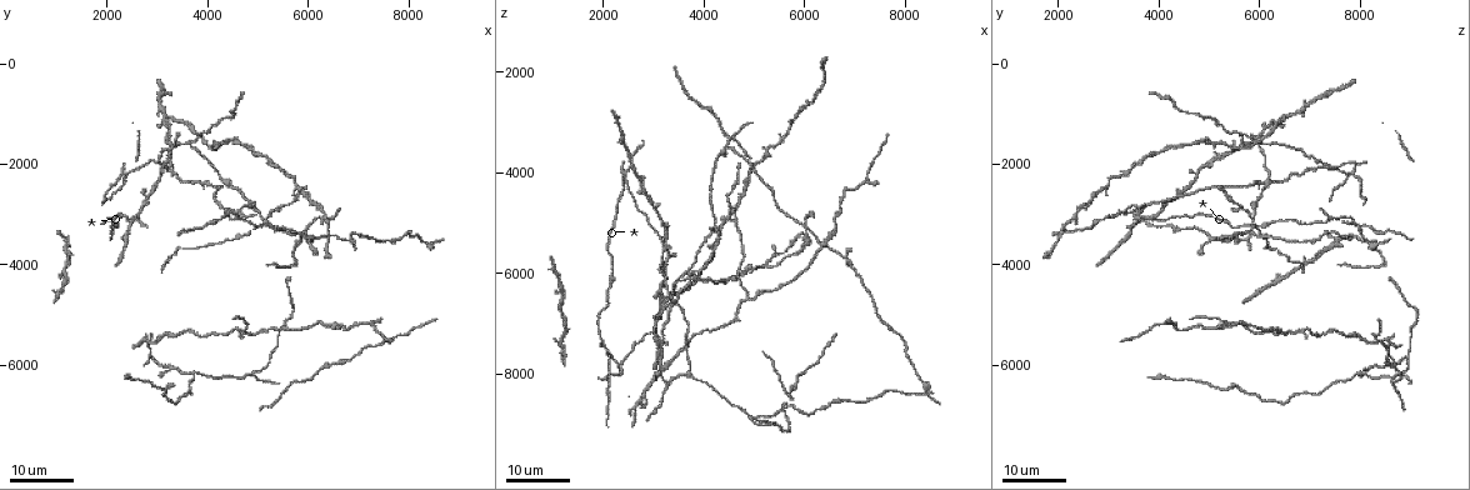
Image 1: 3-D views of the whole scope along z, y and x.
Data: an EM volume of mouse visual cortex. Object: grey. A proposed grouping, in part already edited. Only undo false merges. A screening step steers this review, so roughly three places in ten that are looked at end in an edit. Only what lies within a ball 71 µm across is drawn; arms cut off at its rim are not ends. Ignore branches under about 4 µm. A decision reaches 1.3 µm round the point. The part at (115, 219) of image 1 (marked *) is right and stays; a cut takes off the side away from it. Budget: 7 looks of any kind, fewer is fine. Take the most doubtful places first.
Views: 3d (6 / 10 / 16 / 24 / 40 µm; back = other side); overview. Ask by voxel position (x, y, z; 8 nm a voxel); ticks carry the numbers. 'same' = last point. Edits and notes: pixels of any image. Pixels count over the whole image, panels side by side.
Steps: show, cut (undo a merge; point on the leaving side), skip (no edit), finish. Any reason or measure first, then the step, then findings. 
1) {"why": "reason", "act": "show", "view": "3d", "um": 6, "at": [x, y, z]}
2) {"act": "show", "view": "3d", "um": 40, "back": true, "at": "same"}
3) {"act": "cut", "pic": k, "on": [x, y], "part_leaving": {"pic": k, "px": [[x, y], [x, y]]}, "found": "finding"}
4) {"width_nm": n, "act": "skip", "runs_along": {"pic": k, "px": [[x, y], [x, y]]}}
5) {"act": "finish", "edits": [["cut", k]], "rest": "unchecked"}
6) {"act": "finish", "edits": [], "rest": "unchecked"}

{"why": "four arms meet", "act": "show", "view": "3d", "um": 24, "at": [5150, 3150, 5850]}

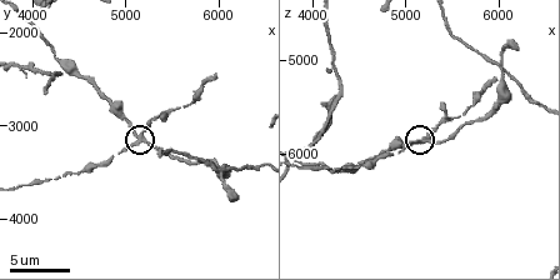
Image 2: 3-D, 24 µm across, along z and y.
{"act": "show", "view": "3d", "um": 6, "at": [5200, 3100, 5850]}

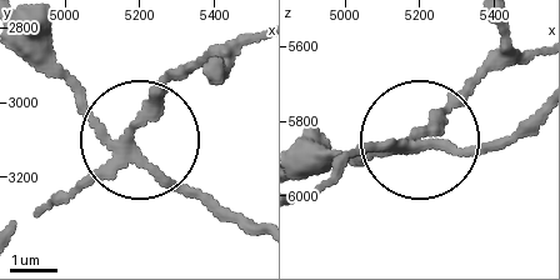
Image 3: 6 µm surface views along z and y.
{"width_nm": 220, "act": "cut", "pic": 3, "on": [186, 184], "part_leaving": {"pic": 3, "px": [[121, 151], [249, 219]]}, "found": "two neurons meet here"}

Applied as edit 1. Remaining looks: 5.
{"why": "arms part here", "act": "show", "view": "3d", "um": 24, "at": [2550, 3050, 3900]}

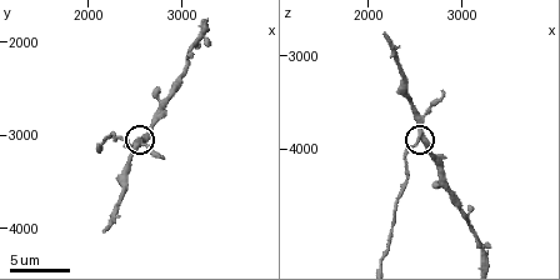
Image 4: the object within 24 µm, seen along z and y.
{"why": "closer look", "act": "show", "view": "3d", "um": 10, "at": [2550, 3050, 3900]}

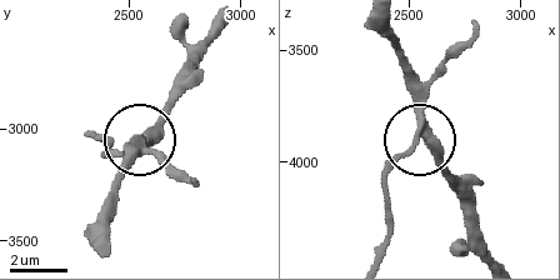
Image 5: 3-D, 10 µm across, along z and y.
{"arms": 3, "act": "skip", "found": "all the same neuron"}

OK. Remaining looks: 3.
{"act": "finish", "edits": [["cut", 3]], "rest": "unchecked"}

